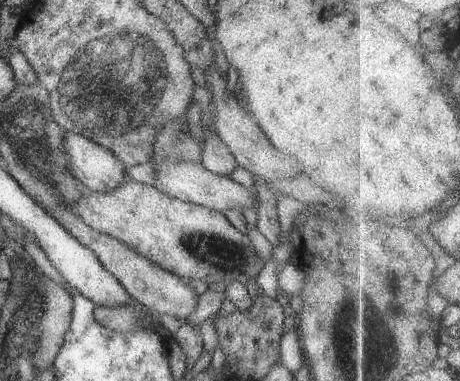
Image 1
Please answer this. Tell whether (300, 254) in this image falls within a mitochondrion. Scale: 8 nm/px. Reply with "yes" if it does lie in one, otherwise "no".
no

